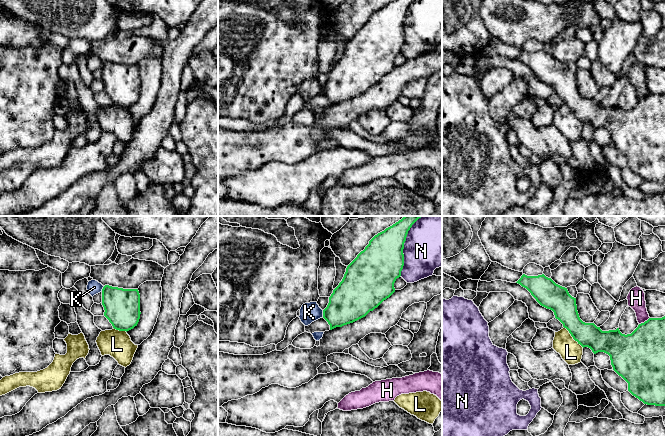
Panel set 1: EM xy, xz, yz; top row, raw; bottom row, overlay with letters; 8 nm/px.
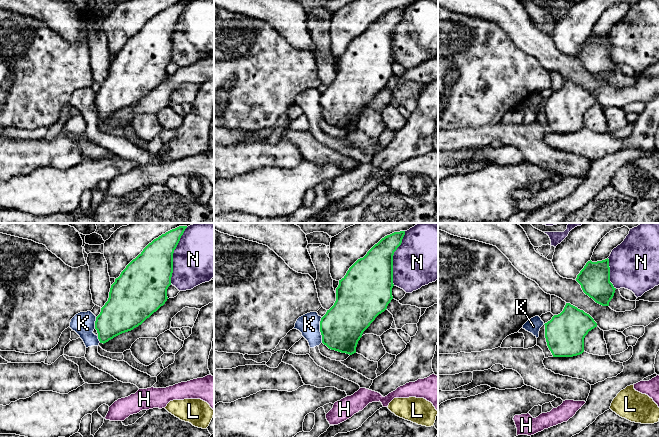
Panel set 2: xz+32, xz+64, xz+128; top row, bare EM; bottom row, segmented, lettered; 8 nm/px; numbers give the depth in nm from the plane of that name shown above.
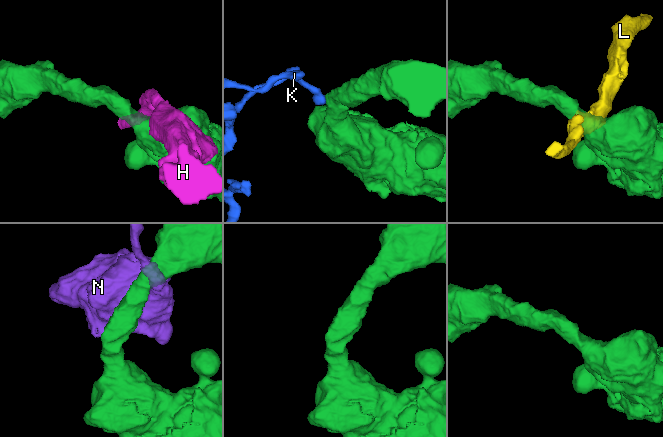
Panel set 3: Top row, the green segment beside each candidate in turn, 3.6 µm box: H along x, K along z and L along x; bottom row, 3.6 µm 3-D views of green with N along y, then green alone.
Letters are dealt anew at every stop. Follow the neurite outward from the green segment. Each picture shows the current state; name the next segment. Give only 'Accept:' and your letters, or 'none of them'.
Accept: none of them

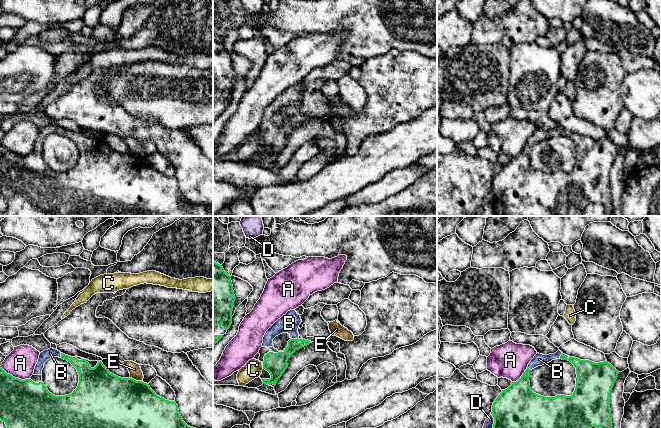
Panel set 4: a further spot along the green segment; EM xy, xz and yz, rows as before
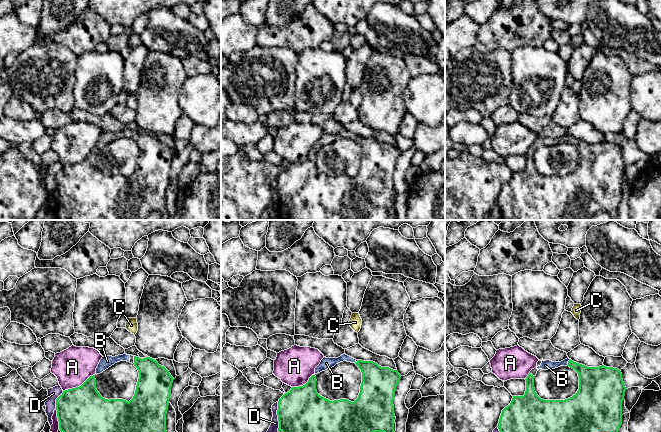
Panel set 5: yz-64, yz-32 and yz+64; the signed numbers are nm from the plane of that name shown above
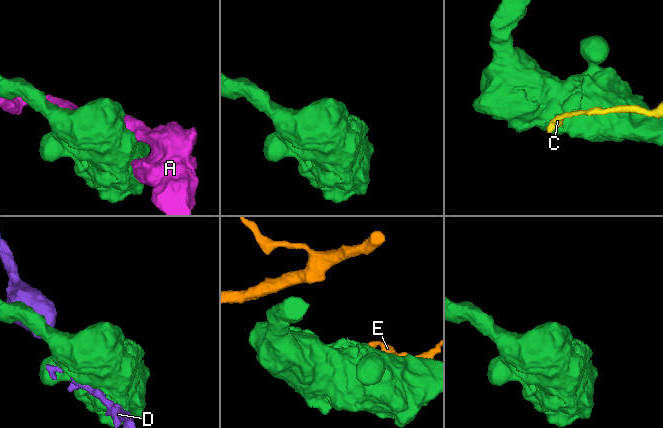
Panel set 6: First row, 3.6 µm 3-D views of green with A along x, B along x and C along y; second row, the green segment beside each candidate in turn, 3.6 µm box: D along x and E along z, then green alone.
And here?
Accept: B

